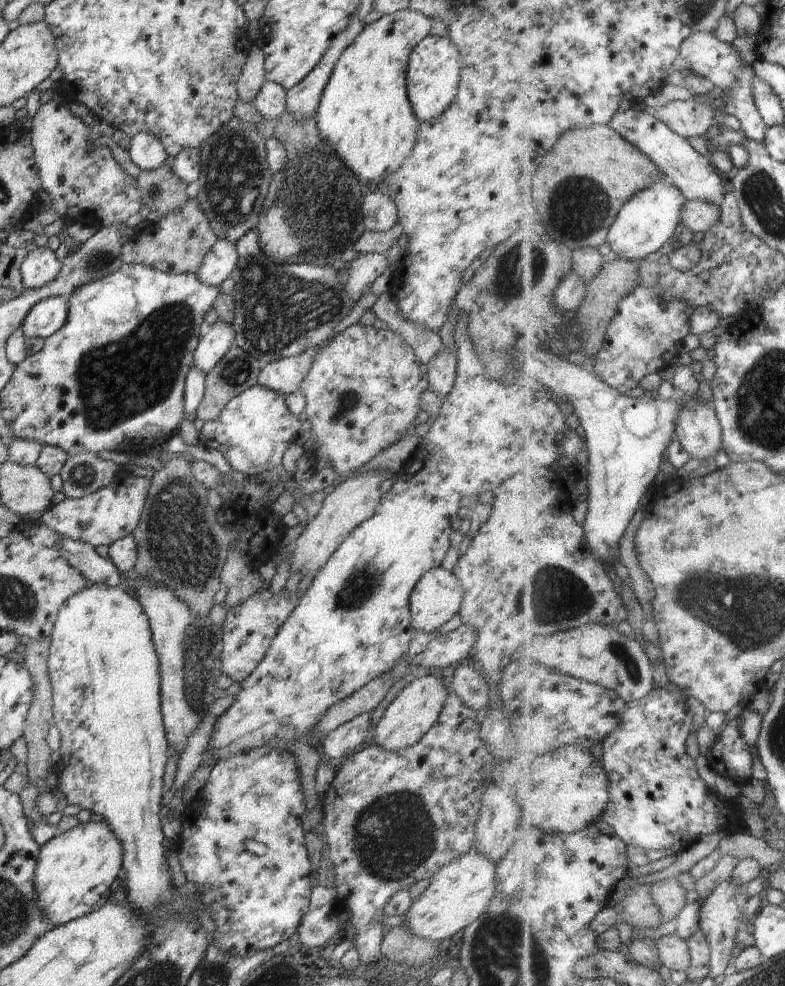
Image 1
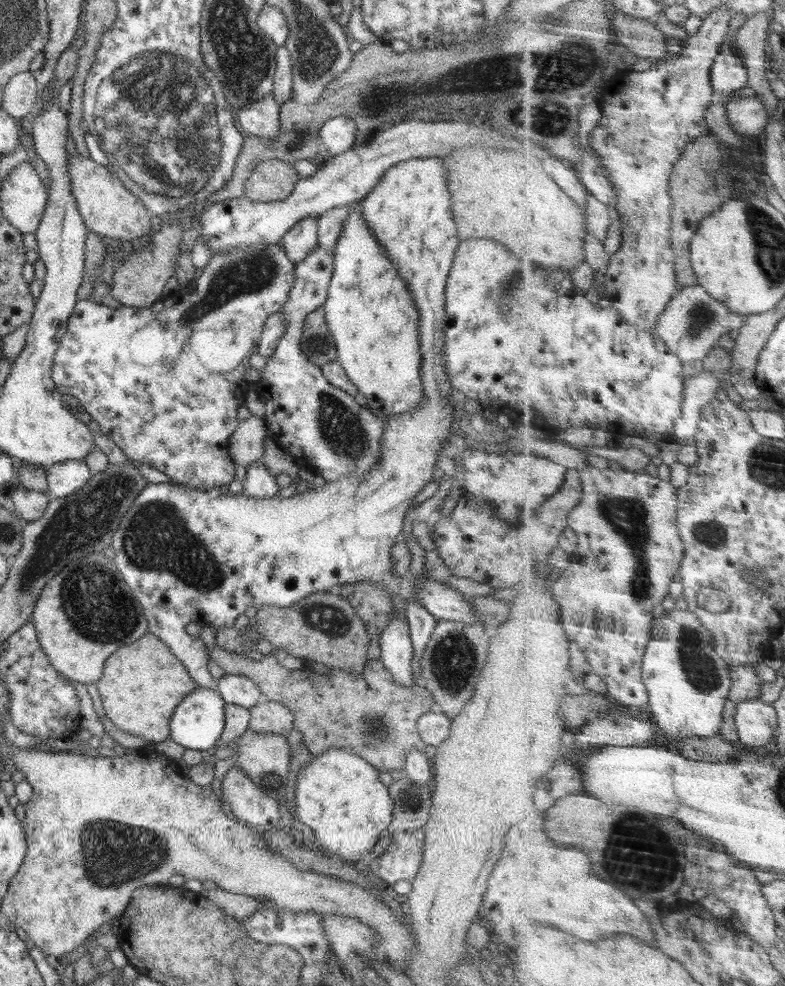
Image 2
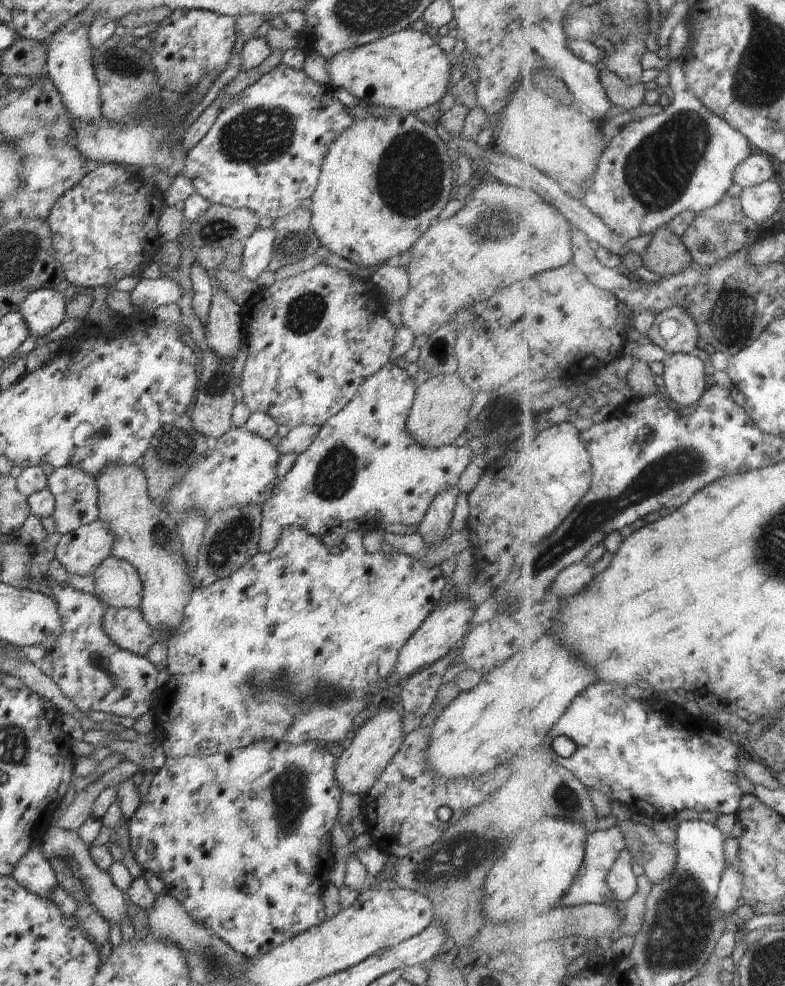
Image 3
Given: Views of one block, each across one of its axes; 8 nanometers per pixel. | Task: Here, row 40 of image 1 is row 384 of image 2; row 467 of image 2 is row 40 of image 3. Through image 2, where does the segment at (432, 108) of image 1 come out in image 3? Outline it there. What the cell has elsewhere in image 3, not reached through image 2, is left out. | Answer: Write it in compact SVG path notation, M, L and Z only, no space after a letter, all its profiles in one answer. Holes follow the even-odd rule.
M408 27L366 45L342 50L326 59L325 68L329 76L328 86L332 90L344 88L359 100L364 100L366 104L400 108L403 112L412 113L440 102L449 92L448 84L450 84L450 70L452 70L450 58L450 55L440 48L437 39L426 32Z

